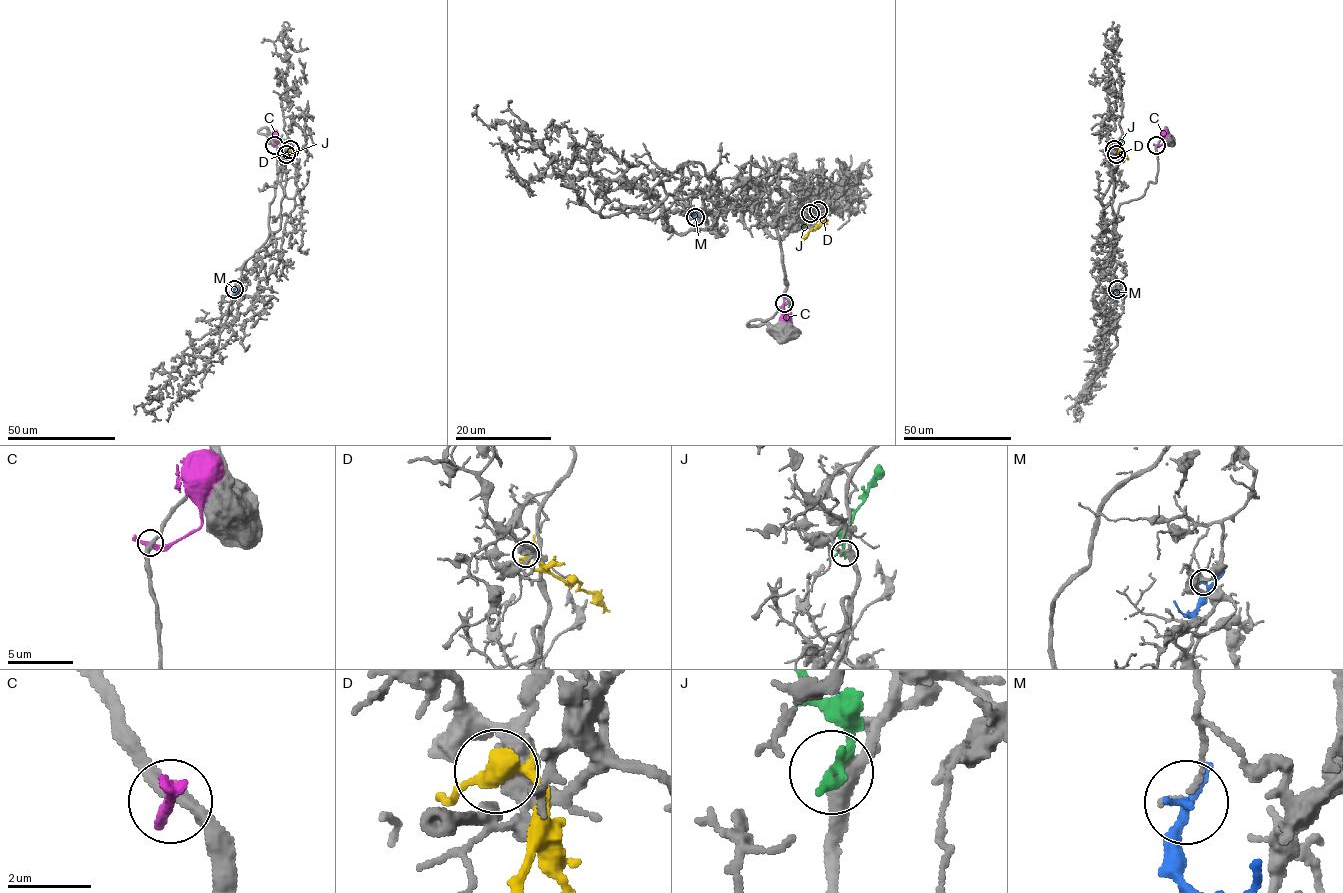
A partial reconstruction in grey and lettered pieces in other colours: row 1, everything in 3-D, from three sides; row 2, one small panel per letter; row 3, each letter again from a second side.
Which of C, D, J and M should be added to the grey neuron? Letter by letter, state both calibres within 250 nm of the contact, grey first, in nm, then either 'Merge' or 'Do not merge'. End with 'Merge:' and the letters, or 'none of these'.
C: Thickness 340 nm (grey) against 240 nm. Do not merge
D: Thickness 500 nm (grey) against 400 nm. Do not merge
J: Thickness 420 nm (grey) against 220 nm. Do not merge
M: Thickness 130 nm (grey) against 190 nm. Do not merge
Merge: none of these

